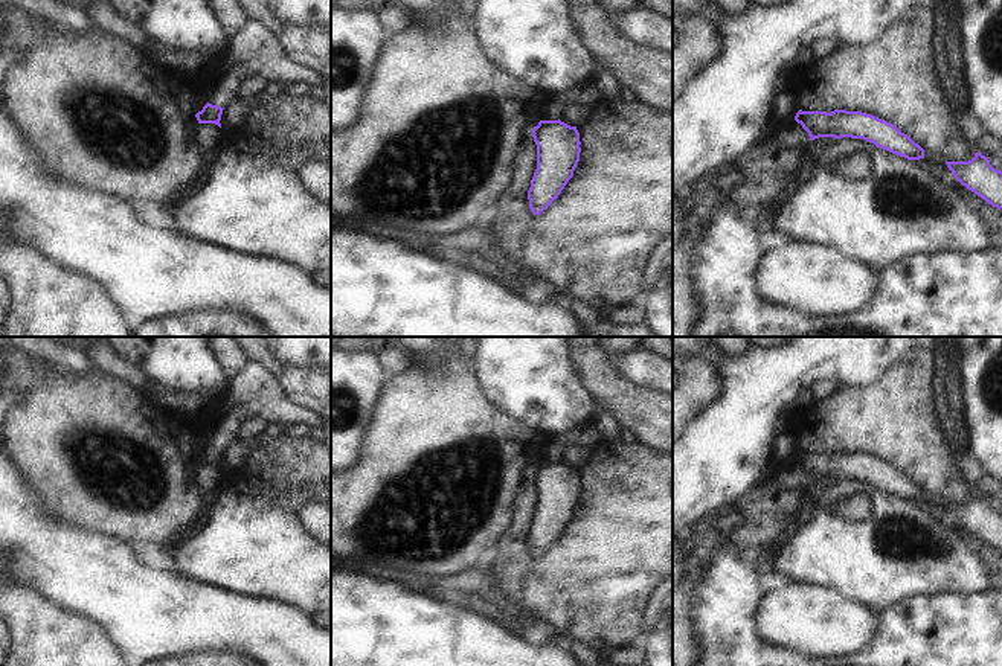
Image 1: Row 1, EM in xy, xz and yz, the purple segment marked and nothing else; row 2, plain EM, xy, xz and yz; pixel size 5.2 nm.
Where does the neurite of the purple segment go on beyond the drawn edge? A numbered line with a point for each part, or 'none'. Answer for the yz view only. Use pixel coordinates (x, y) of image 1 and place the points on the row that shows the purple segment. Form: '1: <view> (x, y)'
none

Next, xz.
none

